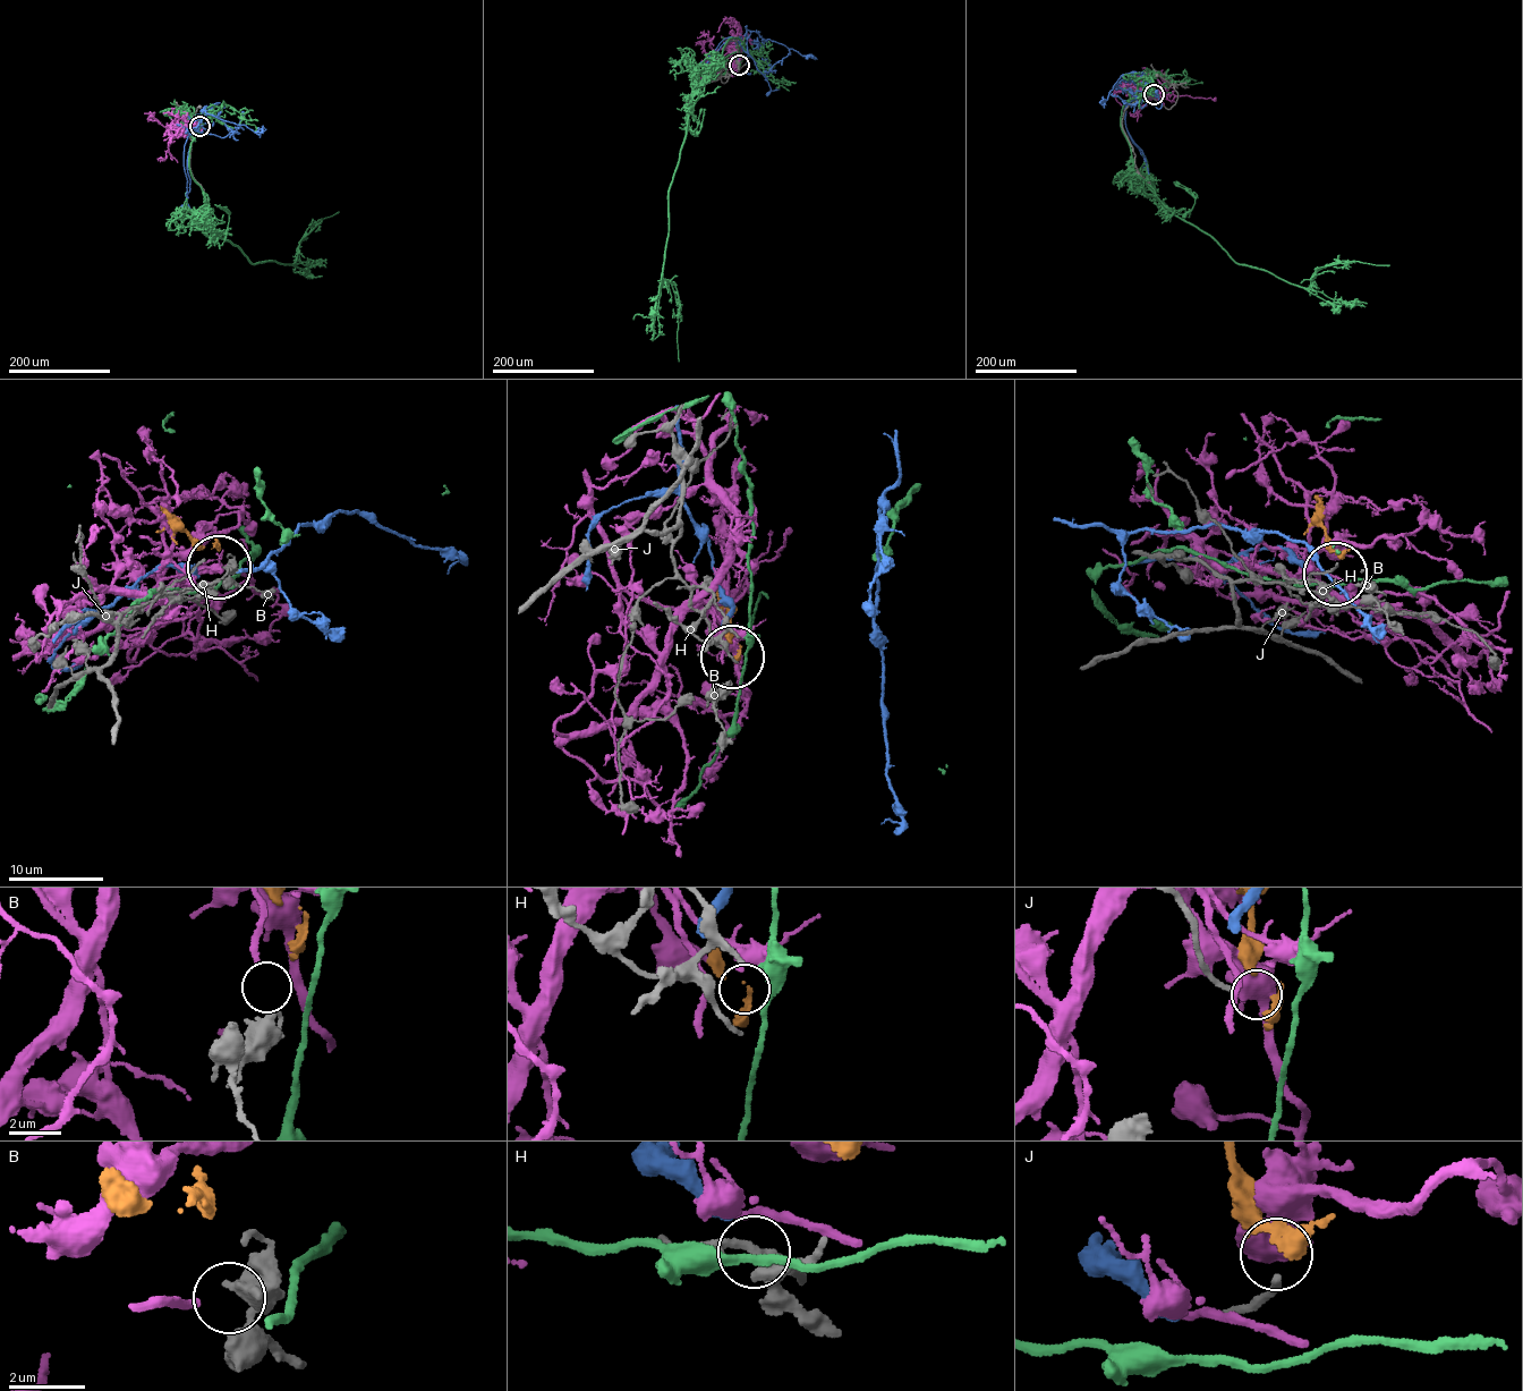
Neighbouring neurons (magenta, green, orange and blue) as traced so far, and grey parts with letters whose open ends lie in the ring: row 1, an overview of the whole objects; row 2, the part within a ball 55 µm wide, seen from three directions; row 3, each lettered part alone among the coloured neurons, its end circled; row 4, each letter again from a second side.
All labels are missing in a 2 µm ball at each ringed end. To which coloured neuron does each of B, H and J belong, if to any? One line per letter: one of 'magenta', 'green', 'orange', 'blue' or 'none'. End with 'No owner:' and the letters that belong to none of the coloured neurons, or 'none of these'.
B: magenta
H: none
J: orange
No owner: H

